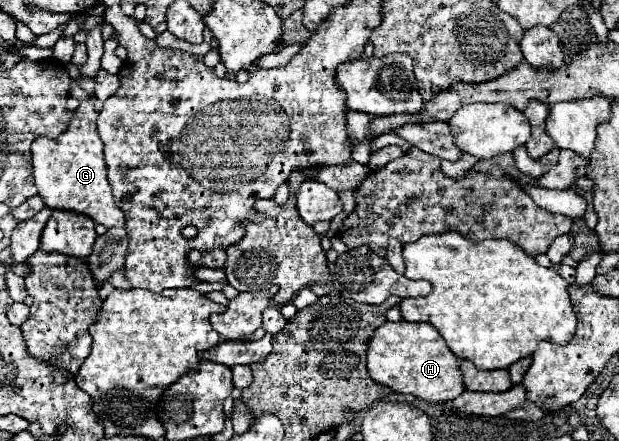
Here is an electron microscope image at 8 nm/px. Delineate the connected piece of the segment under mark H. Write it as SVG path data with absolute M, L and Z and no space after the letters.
M384 322L374 330L368 342L368 374L374 382L390 386L402 394L414 394L428 402L454 400L464 392L458 358L448 350L444 338L432 324L416 322Z

